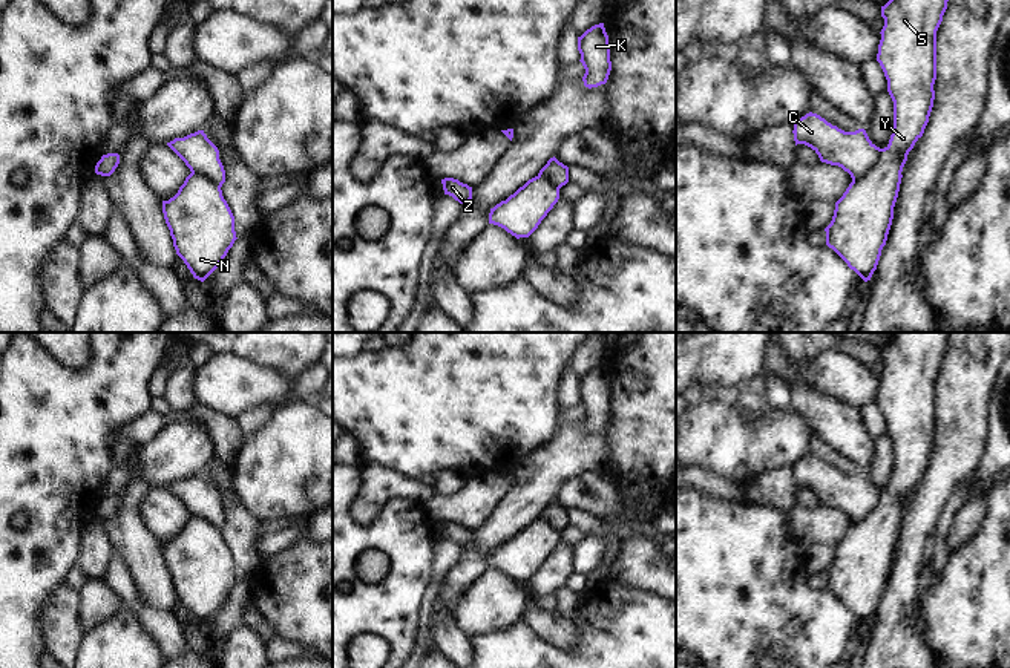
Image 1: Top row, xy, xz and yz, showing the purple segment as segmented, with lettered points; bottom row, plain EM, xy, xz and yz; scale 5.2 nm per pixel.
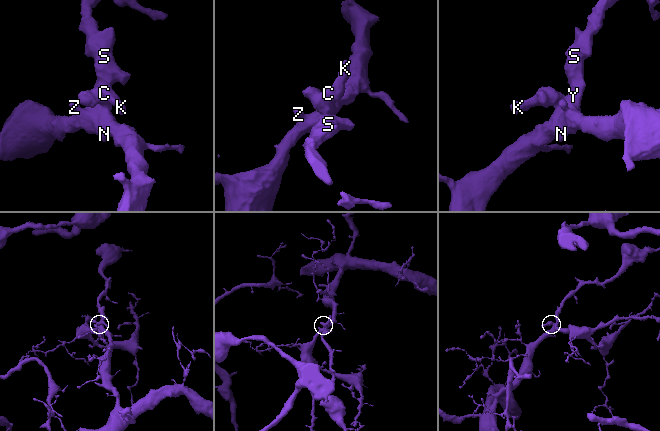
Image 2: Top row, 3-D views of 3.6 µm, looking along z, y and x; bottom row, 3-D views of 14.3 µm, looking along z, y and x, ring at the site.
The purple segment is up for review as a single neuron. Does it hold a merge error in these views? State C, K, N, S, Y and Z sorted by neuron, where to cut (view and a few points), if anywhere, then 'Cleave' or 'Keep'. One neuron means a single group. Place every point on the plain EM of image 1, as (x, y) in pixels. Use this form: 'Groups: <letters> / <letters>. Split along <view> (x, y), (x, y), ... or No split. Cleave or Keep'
Groups: C K / N S Y Z. Split along yz (882, 492), (877, 506), (852, 524). Cleave.

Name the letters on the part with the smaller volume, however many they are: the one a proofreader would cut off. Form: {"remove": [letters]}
{"remove": ["C", "K"]}

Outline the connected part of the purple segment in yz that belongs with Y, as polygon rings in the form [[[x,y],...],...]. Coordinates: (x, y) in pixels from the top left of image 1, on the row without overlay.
[[[897,332],[881,349],[884,369],[877,404],[894,444],[894,473],[875,510],[852,524],[825,571],[832,591],[864,625],[877,613],[894,562],[901,515],[933,450],[936,374],[949,332]]]

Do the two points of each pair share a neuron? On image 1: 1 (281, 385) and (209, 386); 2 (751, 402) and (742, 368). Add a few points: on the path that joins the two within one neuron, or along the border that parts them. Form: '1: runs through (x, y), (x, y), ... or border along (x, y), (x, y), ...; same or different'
1: runs through (262, 386), (227, 386); same
2: border along (747, 382), (741, 386); different

